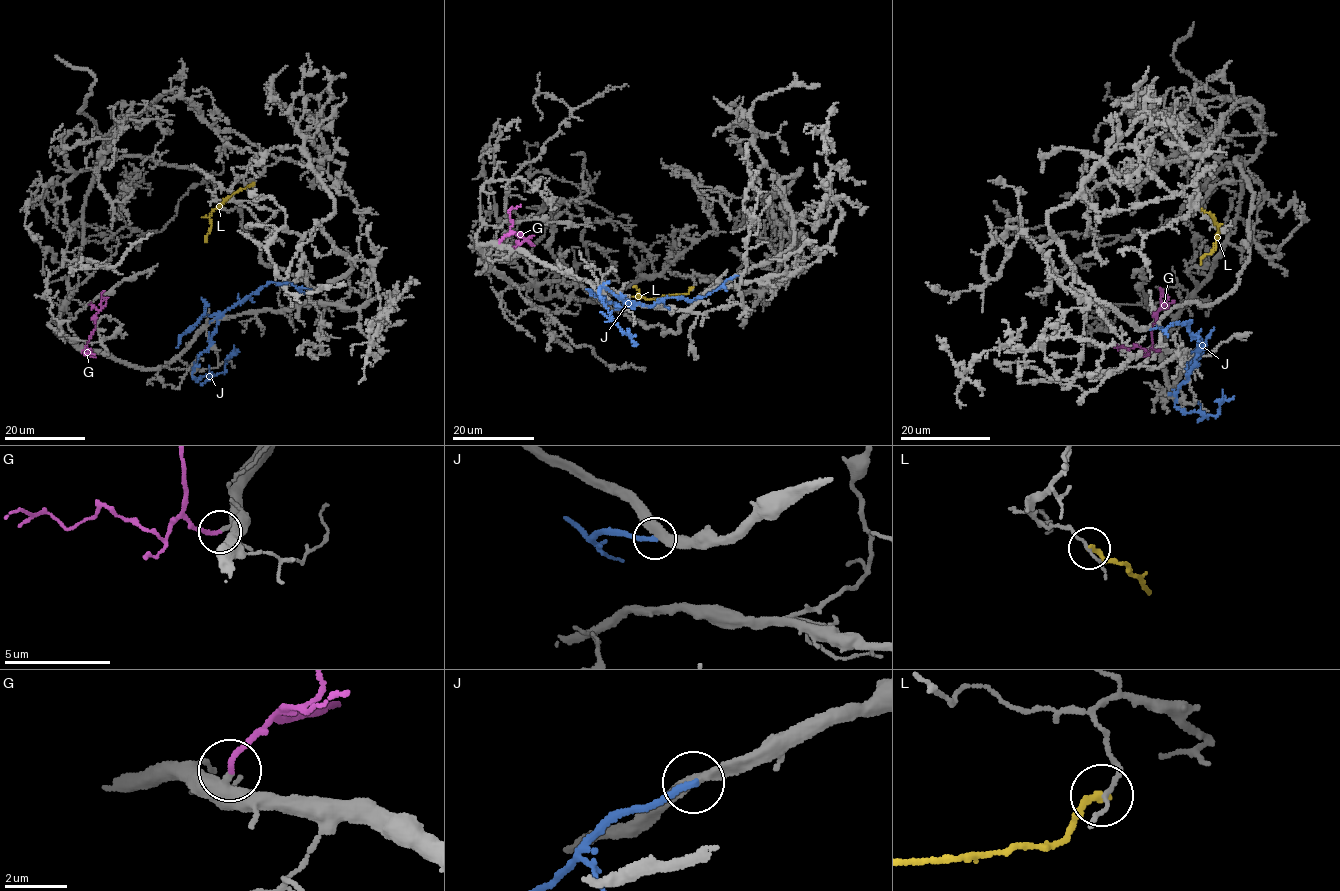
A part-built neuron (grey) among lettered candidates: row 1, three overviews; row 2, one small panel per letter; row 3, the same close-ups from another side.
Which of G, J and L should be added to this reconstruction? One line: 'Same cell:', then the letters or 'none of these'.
Same cell: G

